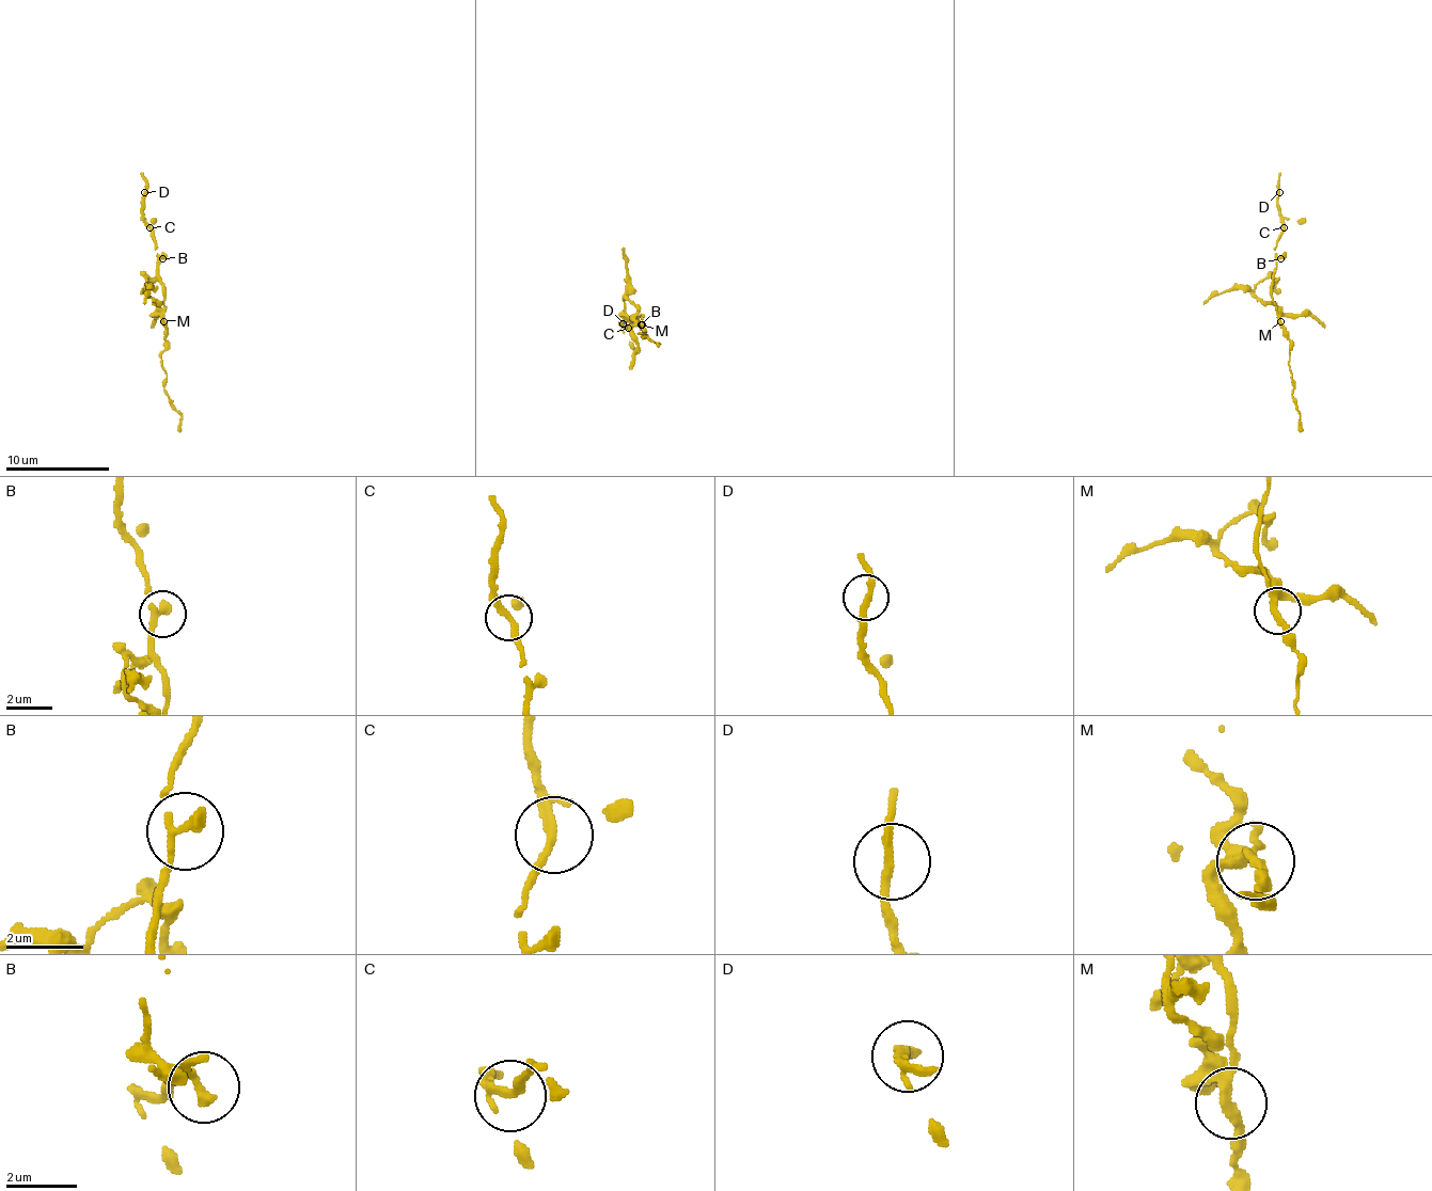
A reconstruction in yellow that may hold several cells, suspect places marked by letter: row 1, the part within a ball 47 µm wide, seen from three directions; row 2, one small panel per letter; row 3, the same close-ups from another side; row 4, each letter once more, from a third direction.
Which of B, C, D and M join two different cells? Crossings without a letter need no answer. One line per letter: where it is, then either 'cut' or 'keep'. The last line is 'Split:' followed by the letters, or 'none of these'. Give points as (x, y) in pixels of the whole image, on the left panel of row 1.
B: place (162, 258); keep
C: place (150, 227); keep
D: place (144, 192); keep
M: place (163, 321); cut
Split: M

